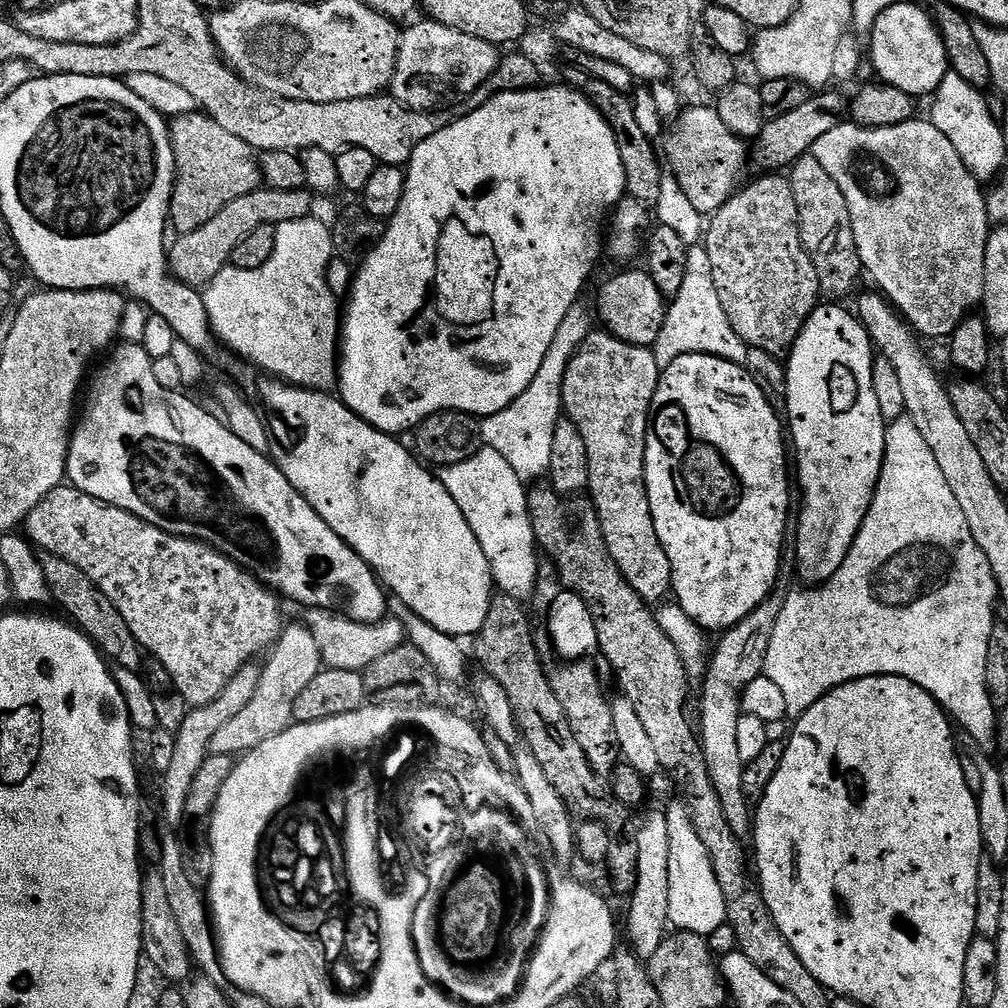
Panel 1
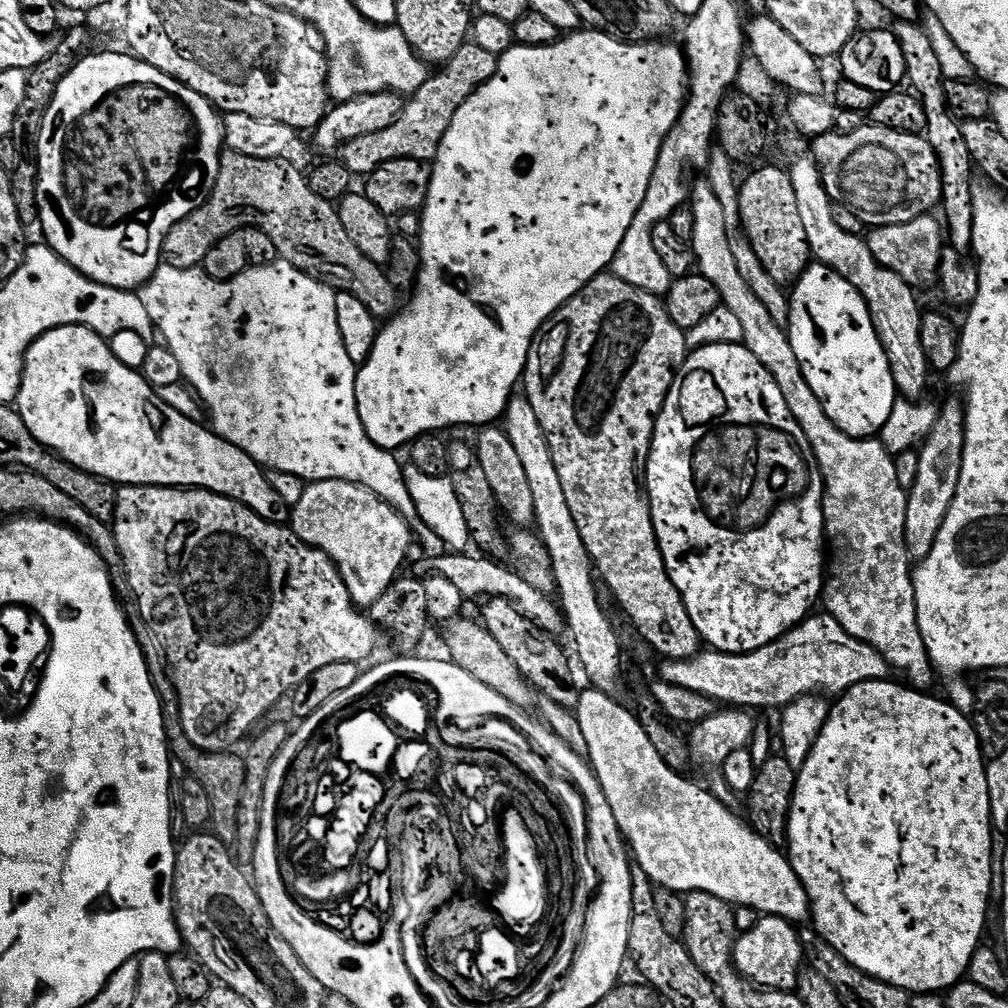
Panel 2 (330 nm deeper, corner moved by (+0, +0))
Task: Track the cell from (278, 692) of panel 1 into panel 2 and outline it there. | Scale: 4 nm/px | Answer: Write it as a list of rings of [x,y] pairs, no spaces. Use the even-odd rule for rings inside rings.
[[[314,480],[305,487],[304,493],[298,498],[298,502],[291,505],[290,508],[290,527],[294,534],[298,534],[298,538],[302,538],[302,542],[306,542],[311,548],[317,548],[326,553],[334,562],[334,566],[338,570],[338,574],[342,574],[342,582],[346,582],[346,590],[350,594],[352,603],[361,610],[371,609],[374,602],[378,600],[390,587],[393,580],[401,575],[400,567],[404,564],[404,559],[408,556],[408,551],[412,548],[412,532],[408,529],[406,521],[400,517],[400,512],[396,508],[391,508],[382,497],[379,496],[375,487],[367,484],[355,484],[354,482],[346,482],[345,480]]]

